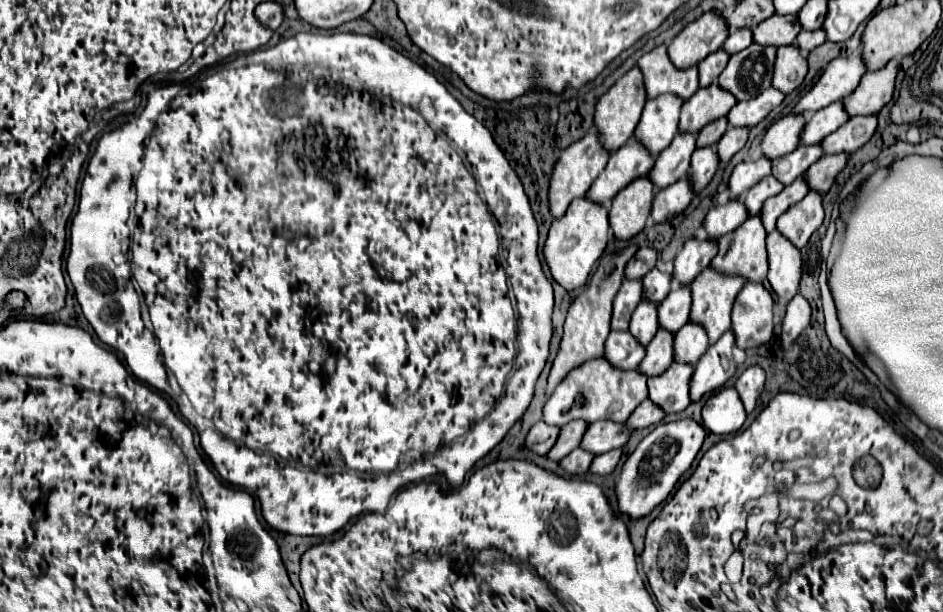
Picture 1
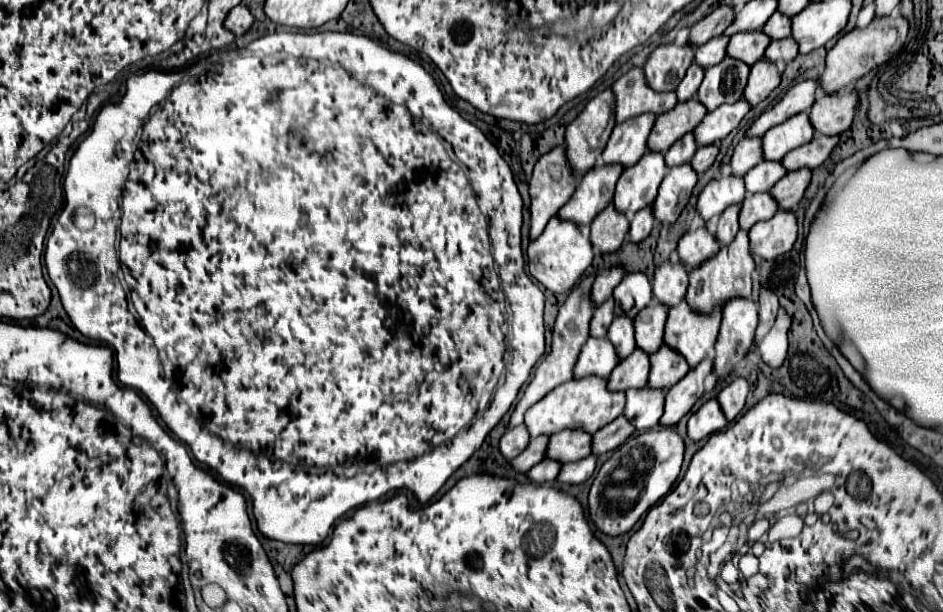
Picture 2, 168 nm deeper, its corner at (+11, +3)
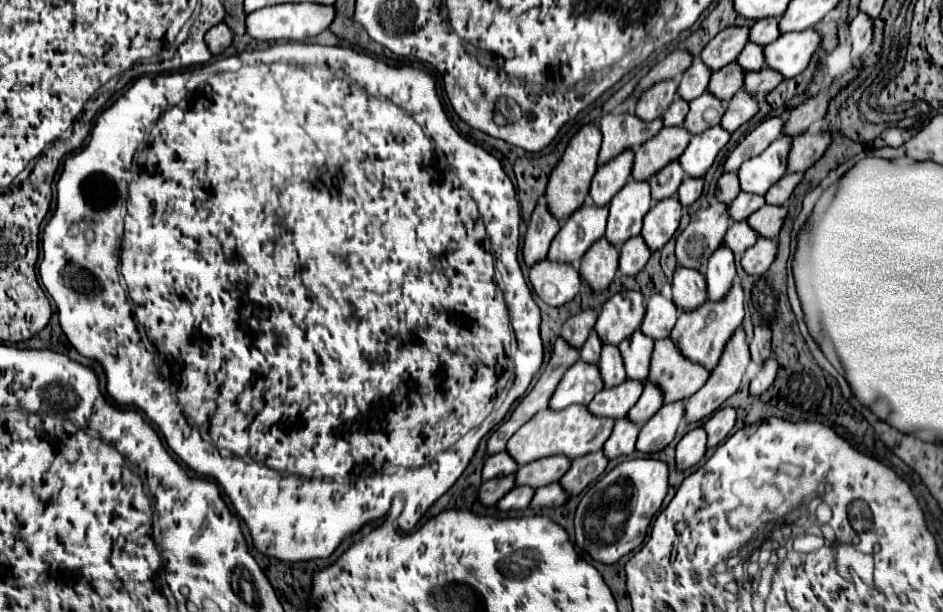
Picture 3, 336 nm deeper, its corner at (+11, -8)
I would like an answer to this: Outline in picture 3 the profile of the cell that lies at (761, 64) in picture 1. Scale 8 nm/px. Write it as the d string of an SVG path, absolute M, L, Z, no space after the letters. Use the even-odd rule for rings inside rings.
M707 90L705 94L701 94L701 98L695 98L689 106L691 108L689 108L689 114L687 114L683 126L691 134L699 134L701 130L707 130L709 126L715 126L721 122L721 114L725 114L727 102L713 98L713 94L709 94L709 90Z

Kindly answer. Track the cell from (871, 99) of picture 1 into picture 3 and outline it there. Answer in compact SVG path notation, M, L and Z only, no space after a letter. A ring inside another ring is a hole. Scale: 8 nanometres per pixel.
M819 130L815 134L811 132L797 134L793 138L793 146L789 152L789 170L795 170L795 172L809 170L825 154L831 142L833 138L827 130Z

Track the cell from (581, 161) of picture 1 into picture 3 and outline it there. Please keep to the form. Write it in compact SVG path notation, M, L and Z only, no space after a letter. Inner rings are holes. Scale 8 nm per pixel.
M539 200L525 232L523 258L527 266L533 266L537 260L545 258L549 244L557 232L559 232L559 220L551 214L551 210L547 210L545 200Z

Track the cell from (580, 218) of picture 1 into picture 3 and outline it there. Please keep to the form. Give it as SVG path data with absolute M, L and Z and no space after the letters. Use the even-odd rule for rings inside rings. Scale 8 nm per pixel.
M549 258L529 268L529 280L537 296L549 306L563 306L573 300L583 286L579 266L571 262L553 262Z

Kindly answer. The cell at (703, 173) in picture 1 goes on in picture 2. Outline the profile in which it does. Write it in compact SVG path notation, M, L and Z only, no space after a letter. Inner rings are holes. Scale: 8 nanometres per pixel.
M673 167L661 181L659 195L653 201L653 217L657 223L675 223L687 205L691 191L697 183L697 173L689 167Z

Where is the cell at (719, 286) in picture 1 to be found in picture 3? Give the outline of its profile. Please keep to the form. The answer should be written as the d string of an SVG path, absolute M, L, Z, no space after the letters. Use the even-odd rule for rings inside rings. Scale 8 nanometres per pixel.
M669 336L655 342L647 380L657 382L663 388L665 404L693 396L707 378L709 372L701 370L701 366L693 366L693 362L689 362L689 358L685 358L681 350L669 342Z

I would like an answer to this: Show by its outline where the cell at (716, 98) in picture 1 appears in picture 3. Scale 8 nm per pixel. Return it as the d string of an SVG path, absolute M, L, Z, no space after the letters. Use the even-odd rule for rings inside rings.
M665 126L659 130L657 138L645 142L645 146L637 146L633 178L649 180L655 172L667 166L673 158L679 158L687 148L691 134L685 126Z

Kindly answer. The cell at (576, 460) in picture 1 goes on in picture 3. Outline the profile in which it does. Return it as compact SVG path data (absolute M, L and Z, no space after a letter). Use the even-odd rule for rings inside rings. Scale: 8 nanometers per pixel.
M517 486L507 496L503 496L497 506L501 510L523 510L531 504L535 490L529 490L529 486Z

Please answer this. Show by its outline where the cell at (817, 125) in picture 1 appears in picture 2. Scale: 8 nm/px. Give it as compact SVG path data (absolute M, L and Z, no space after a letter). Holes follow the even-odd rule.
M797 113L789 117L785 123L769 129L761 139L763 159L765 161L781 161L791 149L801 147L813 139L813 131L809 127L807 113Z

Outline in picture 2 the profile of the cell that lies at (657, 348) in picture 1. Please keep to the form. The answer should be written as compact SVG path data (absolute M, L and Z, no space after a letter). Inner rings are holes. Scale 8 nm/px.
M633 351L629 359L623 359L607 379L609 391L627 391L627 389L641 389L647 385L649 375L649 355L643 351Z

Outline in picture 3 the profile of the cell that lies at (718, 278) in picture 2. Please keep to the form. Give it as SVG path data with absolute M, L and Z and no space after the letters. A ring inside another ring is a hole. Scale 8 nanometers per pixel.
M735 282L729 288L729 294L721 298L721 302L703 302L701 306L697 306L697 310L681 312L675 328L671 330L671 338L689 360L703 364L707 370L713 370L727 340L741 326L741 322L743 322L743 288L739 282Z

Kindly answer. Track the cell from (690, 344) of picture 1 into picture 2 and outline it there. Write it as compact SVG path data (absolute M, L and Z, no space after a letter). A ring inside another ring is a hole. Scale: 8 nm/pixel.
M665 345L657 351L657 355L651 355L651 371L649 371L649 389L671 389L683 375L687 375L689 367L685 359L679 355L673 355Z

